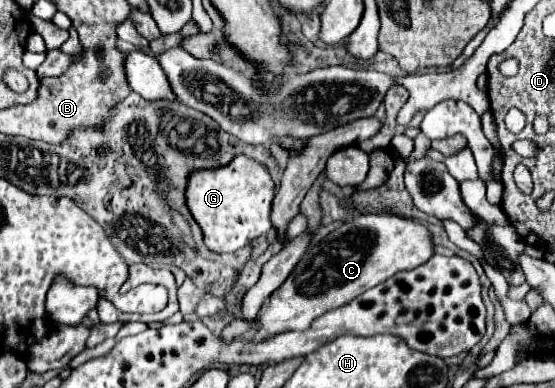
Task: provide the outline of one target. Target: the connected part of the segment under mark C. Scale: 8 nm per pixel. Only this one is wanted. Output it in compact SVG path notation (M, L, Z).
M354 215L320 243L308 249L290 277L276 289L258 313L258 327L270 335L284 331L304 331L320 315L338 309L364 291L384 283L400 271L414 269L434 255L432 233L418 221L382 215Z

